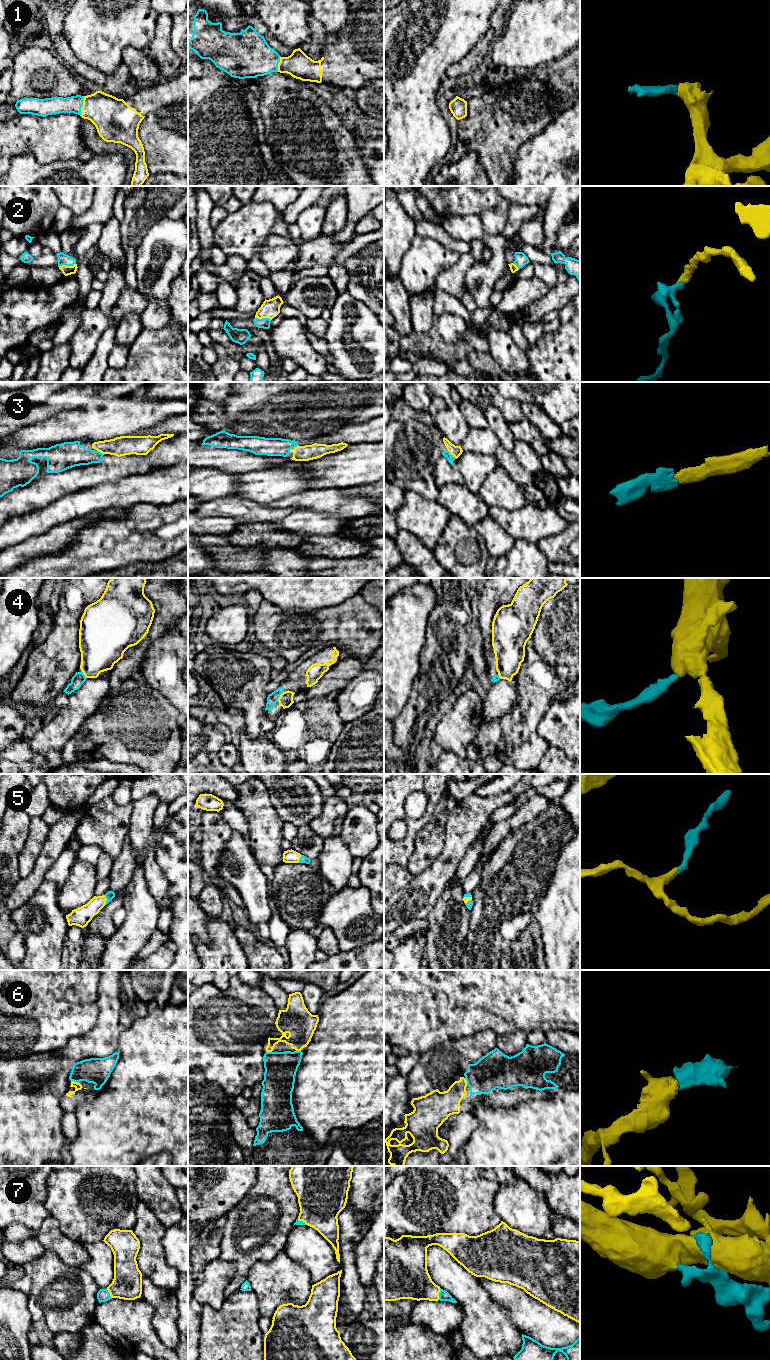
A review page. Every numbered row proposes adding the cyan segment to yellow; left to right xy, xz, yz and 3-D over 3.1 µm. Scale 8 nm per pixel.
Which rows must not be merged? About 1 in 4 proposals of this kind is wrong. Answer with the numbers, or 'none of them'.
none of them

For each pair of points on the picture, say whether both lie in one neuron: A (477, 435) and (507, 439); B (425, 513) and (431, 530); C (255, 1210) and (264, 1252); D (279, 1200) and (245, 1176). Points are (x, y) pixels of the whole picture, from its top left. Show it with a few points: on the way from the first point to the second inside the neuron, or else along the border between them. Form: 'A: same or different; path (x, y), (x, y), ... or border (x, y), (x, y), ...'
A: different; border (489, 427), (501, 444)
B: same; path (425, 517), (428, 526)
C: same; path (258, 1220), (258, 1233), (263, 1242)
D: different; border (256, 1176), (254, 1184), (239, 1201)

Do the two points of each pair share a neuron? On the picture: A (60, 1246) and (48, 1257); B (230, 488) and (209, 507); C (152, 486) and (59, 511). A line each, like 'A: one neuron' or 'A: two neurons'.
A: two neurons
B: two neurons
C: one neuron

